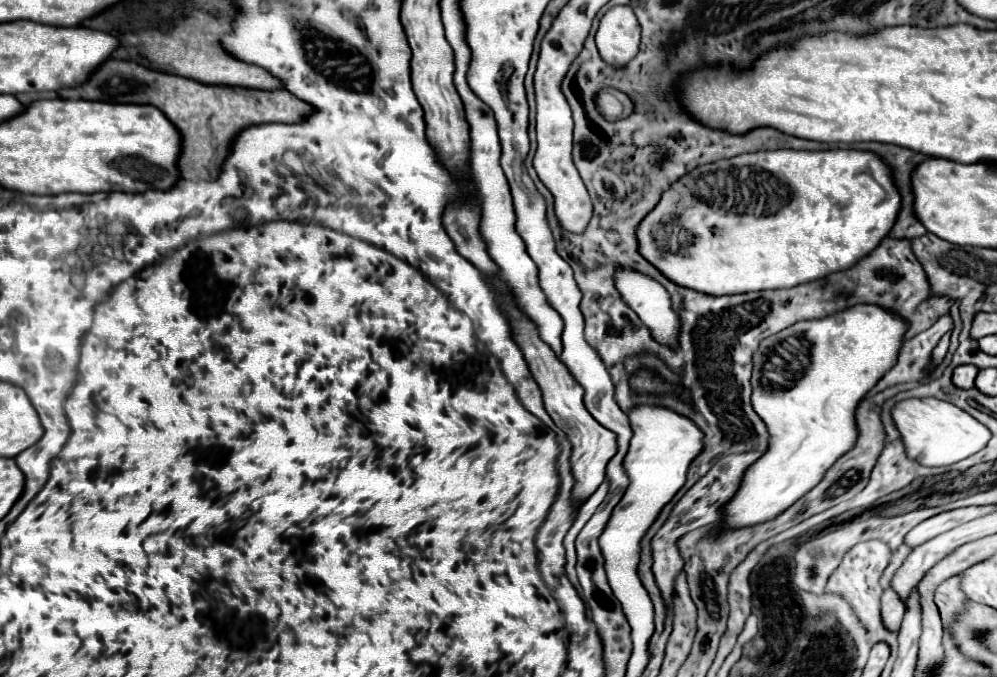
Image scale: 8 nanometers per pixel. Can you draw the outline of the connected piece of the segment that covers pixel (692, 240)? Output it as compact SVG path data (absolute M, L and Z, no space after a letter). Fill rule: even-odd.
M763 150L763 152L739 154L735 158L703 164L703 166L693 168L691 172L687 172L673 184L669 184L669 188L661 194L661 200L637 226L637 248L639 248L639 254L649 264L653 264L667 280L673 280L673 284L691 288L695 292L703 292L711 296L725 296L725 294L745 294L745 292L757 292L757 290L793 288L797 284L825 278L833 272L851 268L859 258L865 256L865 252L871 252L885 238L901 206L899 192L893 186L893 178L889 174L891 170L881 162L879 156L871 152L859 152L859 150L825 150L825 152Z

